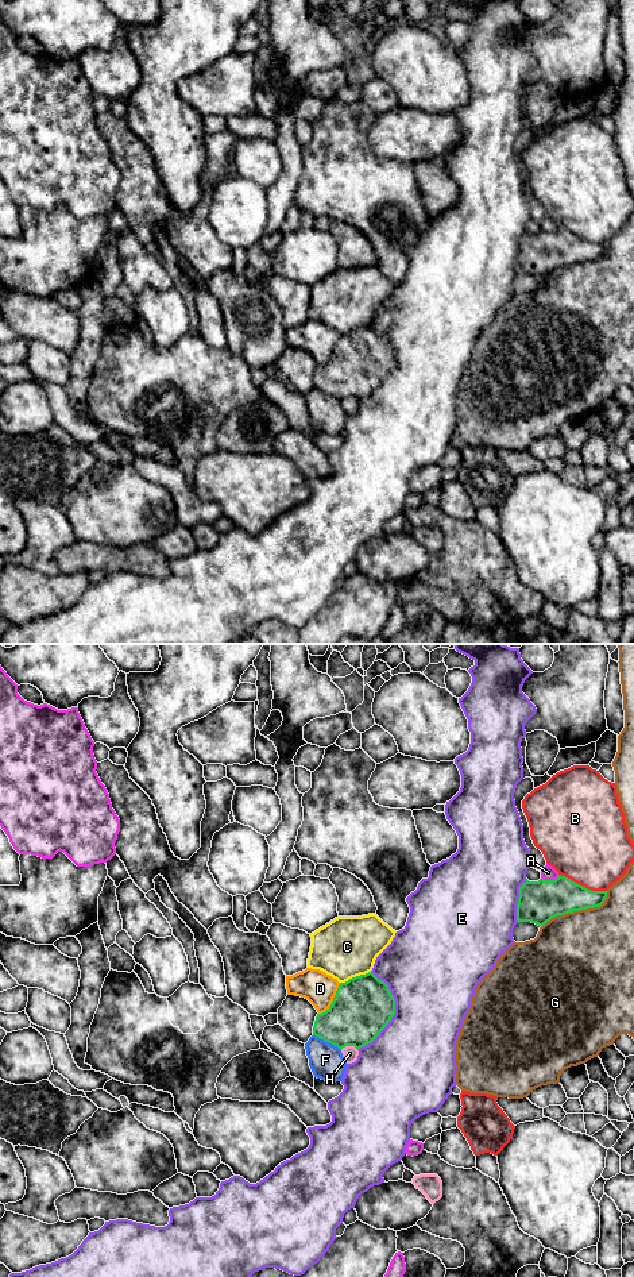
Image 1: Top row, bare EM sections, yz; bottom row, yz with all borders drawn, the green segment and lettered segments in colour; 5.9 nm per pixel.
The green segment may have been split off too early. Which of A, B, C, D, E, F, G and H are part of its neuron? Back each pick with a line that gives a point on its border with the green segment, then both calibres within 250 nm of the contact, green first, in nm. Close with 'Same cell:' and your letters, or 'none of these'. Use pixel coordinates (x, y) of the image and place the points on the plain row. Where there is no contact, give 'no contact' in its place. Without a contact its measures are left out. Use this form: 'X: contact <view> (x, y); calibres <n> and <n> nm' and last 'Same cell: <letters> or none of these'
Same cell: none of these

